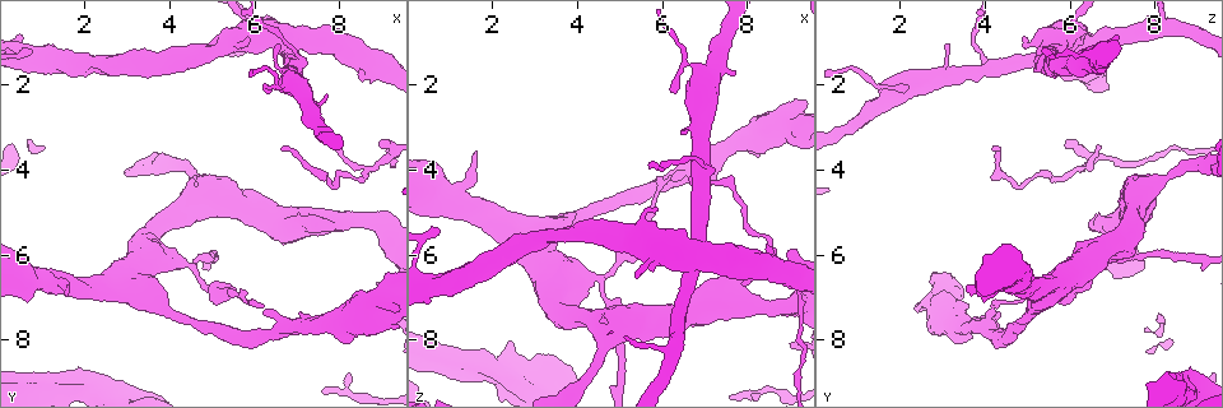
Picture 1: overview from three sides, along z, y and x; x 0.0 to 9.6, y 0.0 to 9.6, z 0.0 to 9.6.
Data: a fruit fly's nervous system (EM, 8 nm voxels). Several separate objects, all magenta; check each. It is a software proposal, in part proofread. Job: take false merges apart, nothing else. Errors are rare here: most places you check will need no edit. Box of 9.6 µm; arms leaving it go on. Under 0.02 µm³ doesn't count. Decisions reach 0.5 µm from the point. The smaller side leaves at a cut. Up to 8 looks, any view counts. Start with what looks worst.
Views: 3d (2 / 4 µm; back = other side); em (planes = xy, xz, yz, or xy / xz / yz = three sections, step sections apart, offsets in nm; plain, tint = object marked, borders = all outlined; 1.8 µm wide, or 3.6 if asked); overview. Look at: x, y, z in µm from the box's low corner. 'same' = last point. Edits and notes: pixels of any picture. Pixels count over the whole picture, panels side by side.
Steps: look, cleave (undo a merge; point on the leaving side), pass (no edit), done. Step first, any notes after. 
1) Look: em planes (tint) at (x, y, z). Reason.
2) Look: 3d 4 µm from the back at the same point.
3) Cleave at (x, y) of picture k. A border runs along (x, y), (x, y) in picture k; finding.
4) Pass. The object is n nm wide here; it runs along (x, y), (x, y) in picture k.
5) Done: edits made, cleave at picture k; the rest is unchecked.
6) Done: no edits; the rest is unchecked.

Look: 3d 4 µm at (6.65, 0.85, 6.15). Abrupt turn.

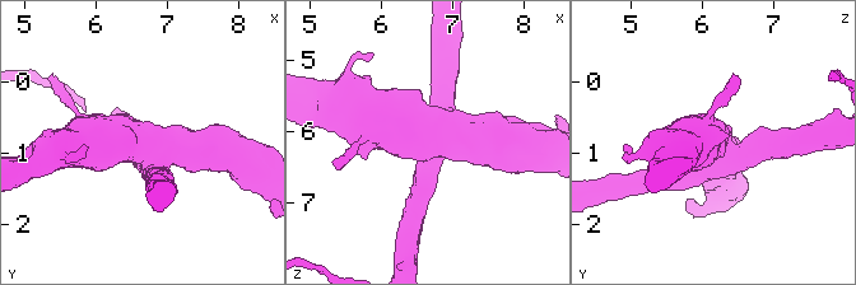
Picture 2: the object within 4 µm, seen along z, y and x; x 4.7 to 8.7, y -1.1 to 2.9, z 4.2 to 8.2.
Look: em 3.6 µm planes (tint) at (6.60, 0.90, 6.20).

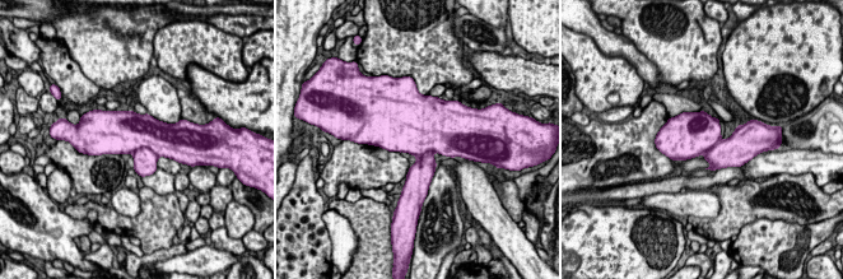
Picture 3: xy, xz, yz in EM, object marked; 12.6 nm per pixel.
Cleave at (145, 161) of picture 3. A border runs along (134, 152), (149, 148), (158, 156) in picture 3; a second neuron is stuck on.

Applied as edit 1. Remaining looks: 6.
Look: overview. See it whole again.

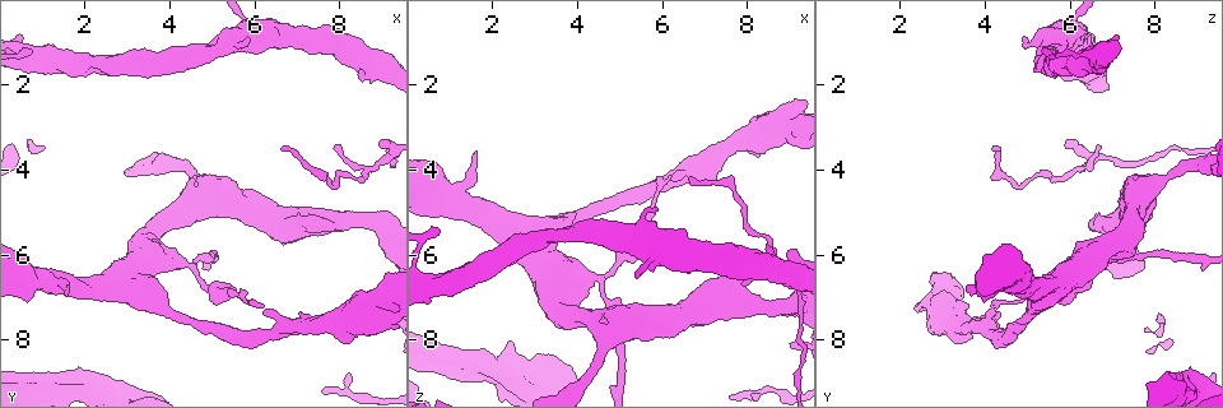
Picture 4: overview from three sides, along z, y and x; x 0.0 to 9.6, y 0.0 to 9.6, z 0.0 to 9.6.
Look: 3d 4 µm at (9.00, 7.25, 3.10). Sudden change in width.

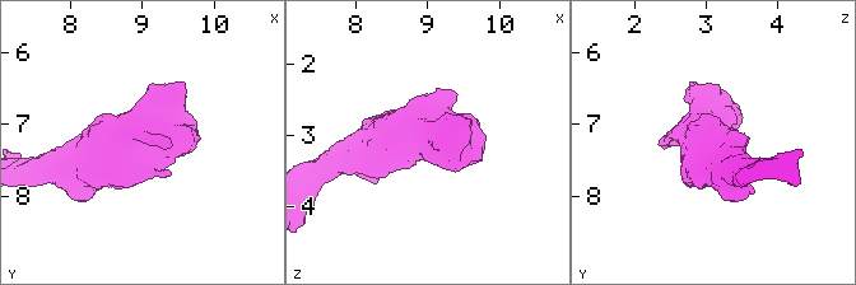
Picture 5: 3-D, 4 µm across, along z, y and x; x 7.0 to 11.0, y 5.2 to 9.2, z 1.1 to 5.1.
Look: em planes (tint) at (8.95, 7.30, 3.10). Need the tissue.

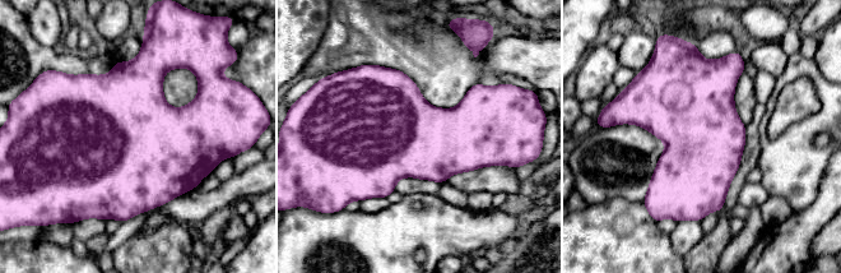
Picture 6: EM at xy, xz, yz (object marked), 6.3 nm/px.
Pass. The object is 500 nm wide here; one neuron here.

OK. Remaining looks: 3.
Look: 3d 2 µm at (5.85, 7.10, 4.70). Closes a loop.

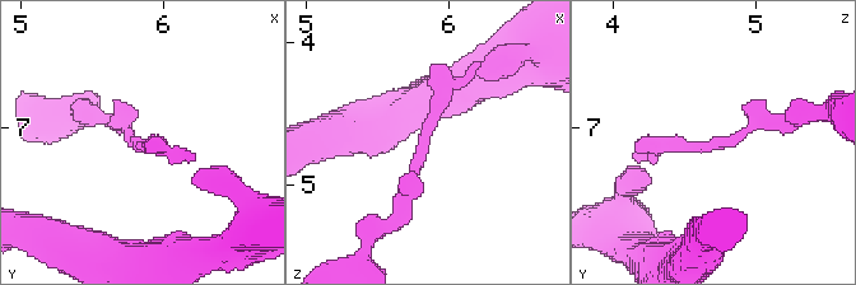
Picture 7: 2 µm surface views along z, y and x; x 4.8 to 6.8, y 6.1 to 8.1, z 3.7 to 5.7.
Look: em planes (tint) at (5.80, 7.12, 4.68). Need the tissue.

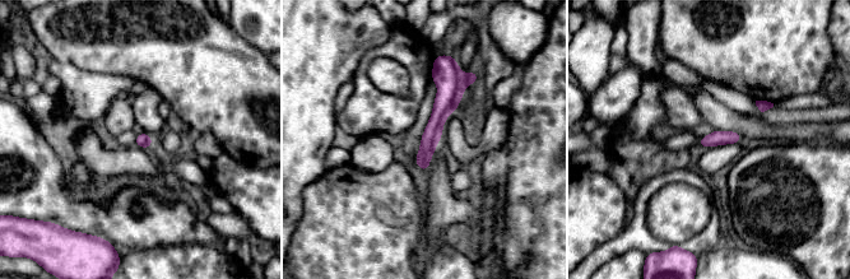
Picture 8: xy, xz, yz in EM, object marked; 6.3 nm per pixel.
Pass. It runs along (439, 66), (444, 106), (423, 167) in picture 8; continuous, no second neuron.

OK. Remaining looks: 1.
Done: edits made, cleave at picture 3; the rest is unchecked.

